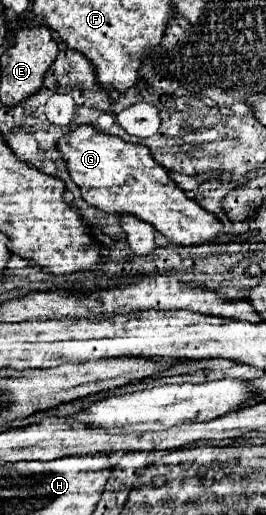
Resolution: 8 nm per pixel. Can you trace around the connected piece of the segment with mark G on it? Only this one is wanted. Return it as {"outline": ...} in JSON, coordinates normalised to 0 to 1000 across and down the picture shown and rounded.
{"outline":[[[305,243],[282,254],[237,262],[214,274],[214,285],[237,301],[237,309],[252,313],[252,328],[267,336],[267,348],[289,355],[289,363],[312,375],[312,386],[395,410],[395,414],[440,414],[440,417],[500,417],[515,425],[538,425],[553,433],[568,433],[598,452],[613,452],[643,472],[658,476],[756,476],[756,472],[793,472],[823,460],[838,433],[786,410],[771,410],[733,386],[703,383],[695,371],[628,340],[628,328],[613,320],[598,320],[568,293],[545,282],[500,282],[500,278],[470,278],[447,266],[402,262],[387,254],[365,254],[342,243]]]}

